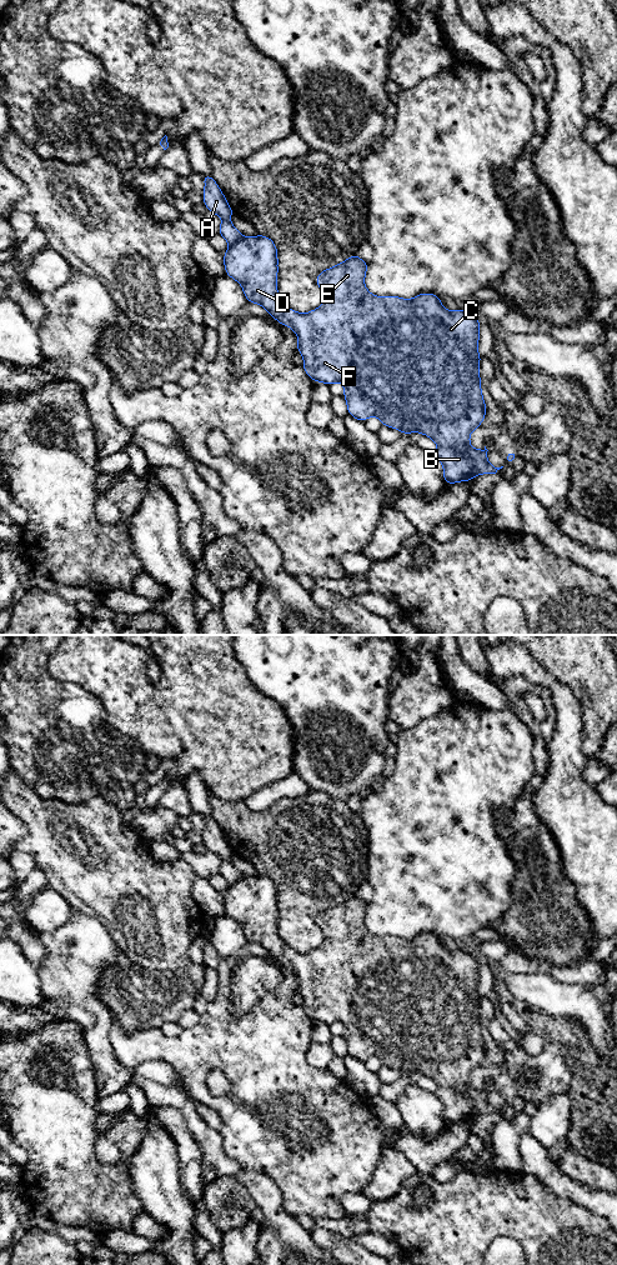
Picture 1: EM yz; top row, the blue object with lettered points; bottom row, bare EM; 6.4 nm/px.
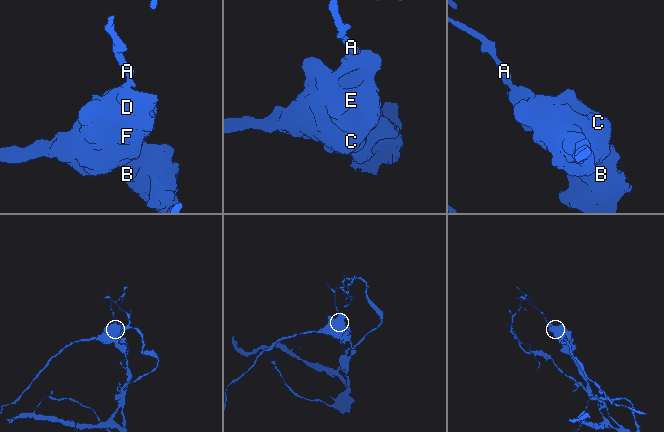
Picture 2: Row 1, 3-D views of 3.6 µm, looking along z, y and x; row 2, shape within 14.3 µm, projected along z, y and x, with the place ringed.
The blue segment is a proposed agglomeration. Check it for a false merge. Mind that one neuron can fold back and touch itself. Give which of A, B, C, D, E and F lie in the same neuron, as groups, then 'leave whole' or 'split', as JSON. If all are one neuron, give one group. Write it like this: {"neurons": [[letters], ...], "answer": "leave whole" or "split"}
{"neurons": [["A"], ["B", "C", "D", "E", "F"]], "answer": "split"}

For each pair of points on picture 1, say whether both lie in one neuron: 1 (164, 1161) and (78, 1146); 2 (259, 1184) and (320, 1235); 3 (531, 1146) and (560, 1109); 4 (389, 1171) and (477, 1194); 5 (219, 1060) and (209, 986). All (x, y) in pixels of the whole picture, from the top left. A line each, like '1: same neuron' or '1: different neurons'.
1: different neurons
2: different neurons
3: different neurons
4: different neurons
5: different neurons

